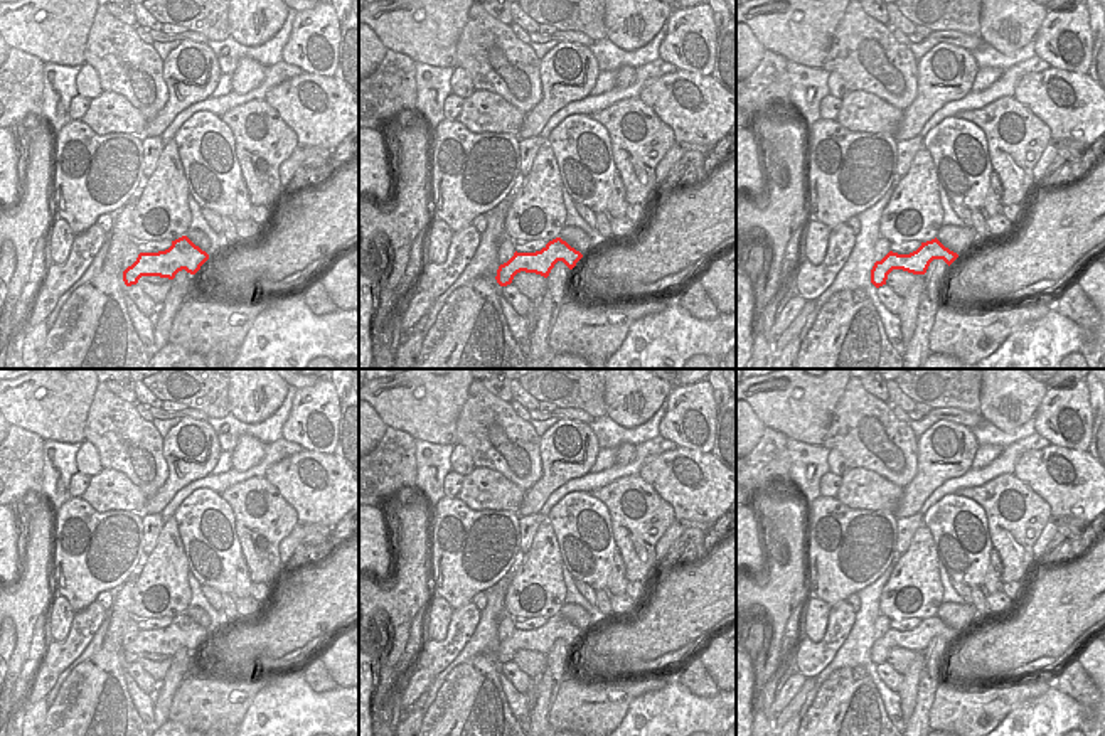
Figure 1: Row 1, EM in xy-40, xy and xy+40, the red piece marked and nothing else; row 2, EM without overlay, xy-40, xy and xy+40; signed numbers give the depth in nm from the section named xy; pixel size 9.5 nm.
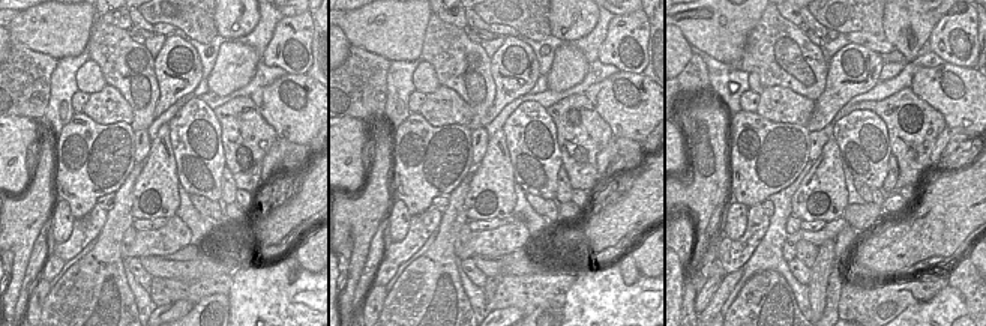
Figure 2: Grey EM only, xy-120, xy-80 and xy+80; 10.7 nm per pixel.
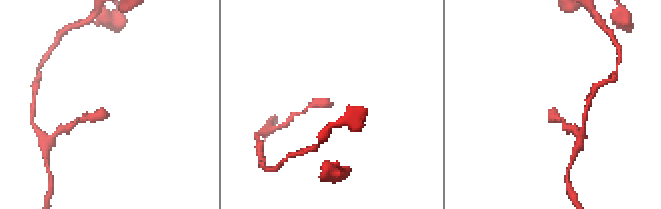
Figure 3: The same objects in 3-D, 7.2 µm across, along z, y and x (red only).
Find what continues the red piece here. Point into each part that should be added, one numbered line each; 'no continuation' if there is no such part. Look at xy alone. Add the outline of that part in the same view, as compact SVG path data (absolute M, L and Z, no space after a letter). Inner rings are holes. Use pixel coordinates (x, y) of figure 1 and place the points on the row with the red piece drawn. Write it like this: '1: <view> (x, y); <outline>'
no continuation

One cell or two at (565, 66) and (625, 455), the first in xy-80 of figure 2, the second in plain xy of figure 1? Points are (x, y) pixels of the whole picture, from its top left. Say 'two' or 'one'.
one

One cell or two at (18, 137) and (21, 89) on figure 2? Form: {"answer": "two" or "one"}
{"answer": "two"}

